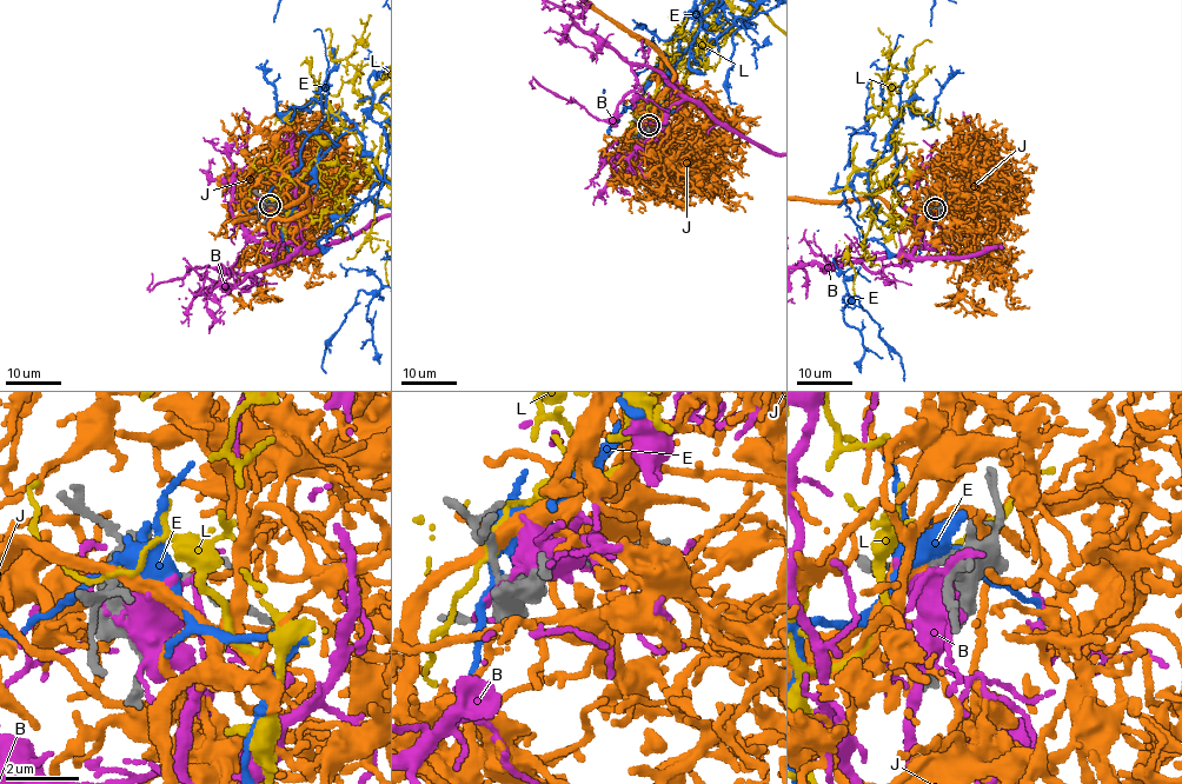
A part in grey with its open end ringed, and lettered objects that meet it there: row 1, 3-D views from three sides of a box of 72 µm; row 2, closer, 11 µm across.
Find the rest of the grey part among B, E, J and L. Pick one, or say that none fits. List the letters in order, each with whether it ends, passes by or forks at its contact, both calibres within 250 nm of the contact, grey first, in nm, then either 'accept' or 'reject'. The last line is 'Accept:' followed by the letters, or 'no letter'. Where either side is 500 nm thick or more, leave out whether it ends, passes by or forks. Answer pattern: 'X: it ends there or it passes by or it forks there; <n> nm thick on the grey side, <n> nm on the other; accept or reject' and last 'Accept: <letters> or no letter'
B: it forks there; 200 nm thick on the grey side, 440 nm on the other; reject
E: it passes by; 480 nm thick on the grey side, 280 nm on the other; reject
J: it passes by; 190 nm thick on the grey side, 240 nm on the other; accept
L: it passes by; 190 nm thick on the grey side, 120 nm on the other; reject
Accept: J

